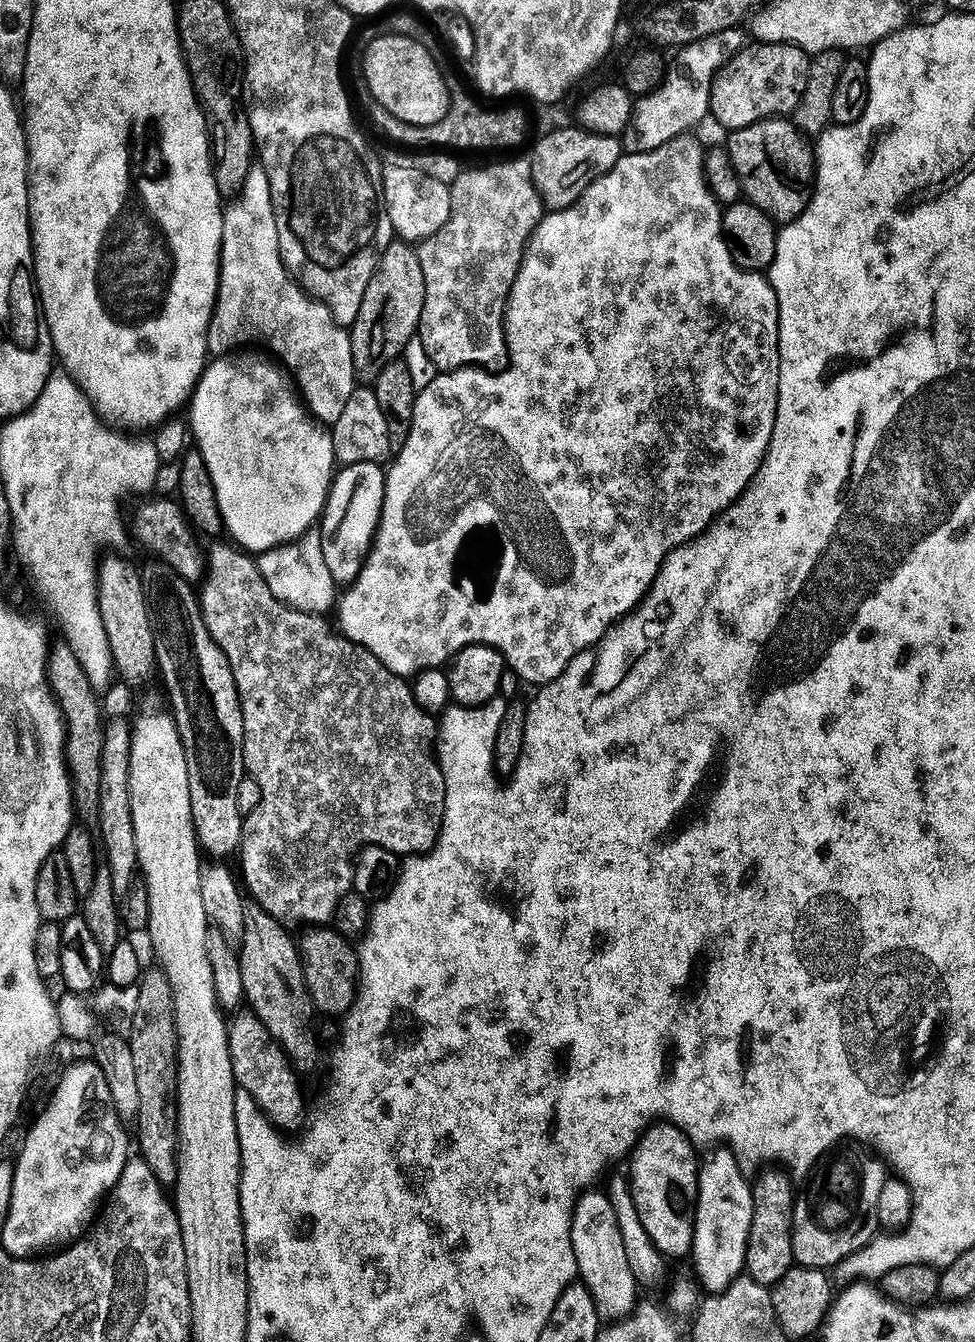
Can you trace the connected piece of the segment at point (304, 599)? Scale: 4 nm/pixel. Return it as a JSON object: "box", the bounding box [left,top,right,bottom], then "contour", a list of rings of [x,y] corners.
{"box":[258,531,338,614],"contour":[[[310,531],[292,544],[259,553],[258,563],[274,598],[290,608],[324,614],[336,598],[338,581],[330,574],[330,566],[326,566],[326,554],[322,554],[322,535],[319,531]]]}

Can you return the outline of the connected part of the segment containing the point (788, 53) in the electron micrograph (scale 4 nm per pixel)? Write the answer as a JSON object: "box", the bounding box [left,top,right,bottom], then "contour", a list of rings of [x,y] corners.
{"box":[710,43,812,132],"contour":[[[757,43],[755,47],[745,47],[713,82],[710,116],[728,132],[737,132],[763,120],[787,117],[805,99],[808,71],[812,68],[809,53],[793,44]]]}

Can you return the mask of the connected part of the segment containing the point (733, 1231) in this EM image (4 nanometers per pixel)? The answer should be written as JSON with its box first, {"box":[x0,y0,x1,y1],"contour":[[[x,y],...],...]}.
{"box":[690,1146,757,1294],"contour":[[[727,1146],[717,1148],[720,1149],[710,1153],[698,1168],[698,1199],[694,1204],[696,1236],[690,1253],[700,1267],[699,1283],[708,1294],[725,1292],[745,1271],[744,1255],[757,1209],[753,1185],[752,1188],[748,1185],[736,1153]]]}

